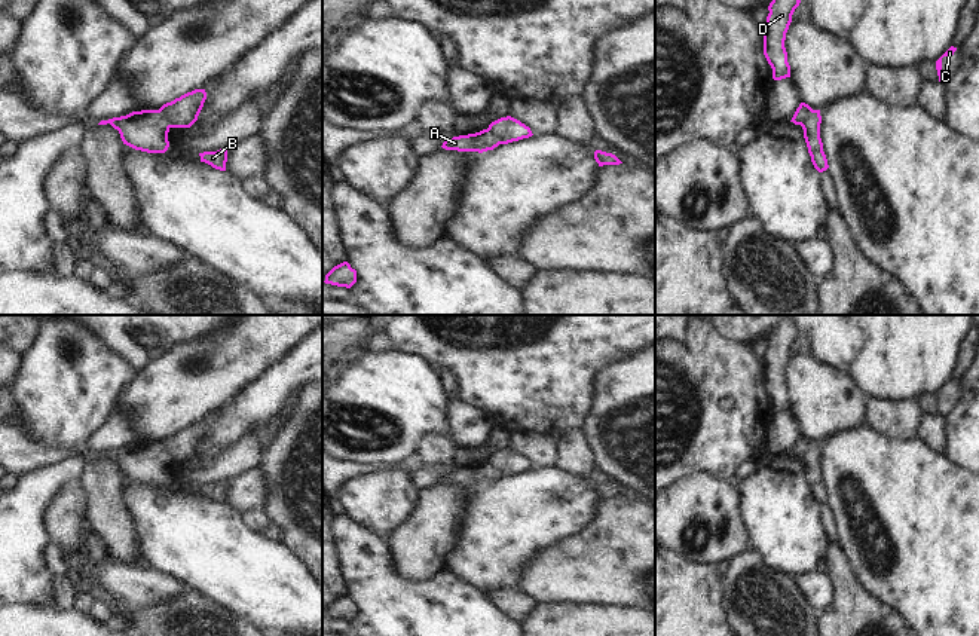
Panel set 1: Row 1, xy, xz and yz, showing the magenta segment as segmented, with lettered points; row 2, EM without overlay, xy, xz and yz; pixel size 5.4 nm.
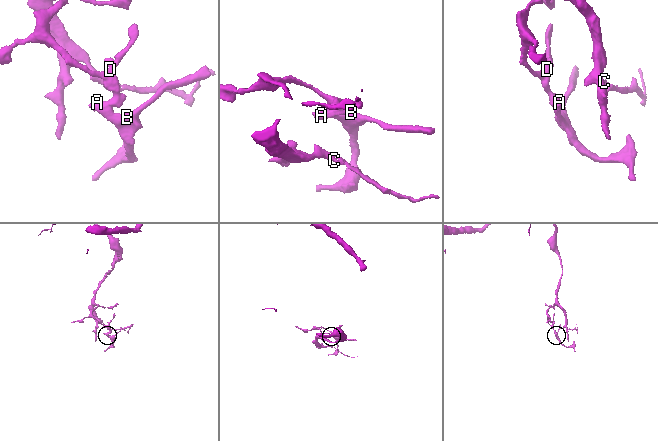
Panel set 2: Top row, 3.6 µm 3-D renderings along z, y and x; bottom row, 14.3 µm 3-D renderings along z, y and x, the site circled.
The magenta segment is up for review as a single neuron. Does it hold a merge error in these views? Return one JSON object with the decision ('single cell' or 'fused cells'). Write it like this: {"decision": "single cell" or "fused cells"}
{"decision": "fused cells"}

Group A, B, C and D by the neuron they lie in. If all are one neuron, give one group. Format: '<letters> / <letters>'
A B / C D

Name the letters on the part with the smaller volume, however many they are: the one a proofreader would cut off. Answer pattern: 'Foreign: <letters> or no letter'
Foreign: A, B

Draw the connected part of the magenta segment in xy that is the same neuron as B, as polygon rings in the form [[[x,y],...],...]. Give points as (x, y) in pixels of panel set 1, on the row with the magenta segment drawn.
[[[220,149],[217,152],[199,153],[201,162],[211,165],[215,169],[226,171],[227,149]]]

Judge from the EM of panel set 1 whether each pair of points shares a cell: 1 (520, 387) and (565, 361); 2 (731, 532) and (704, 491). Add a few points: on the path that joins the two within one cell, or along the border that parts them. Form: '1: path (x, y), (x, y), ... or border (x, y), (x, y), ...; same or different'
1: path (531, 376), (545, 361), (554, 361); same
2: path (728, 522), (709, 501); same

